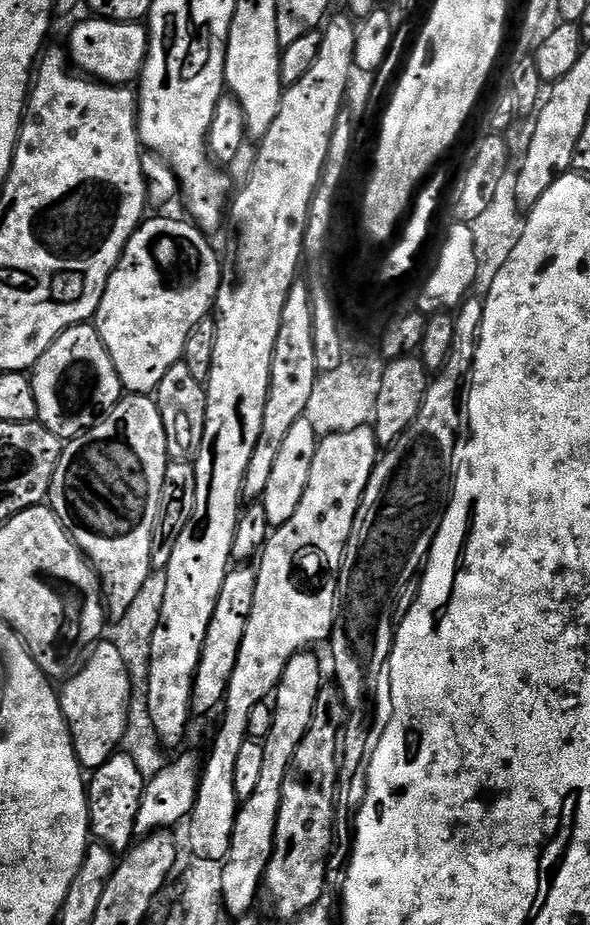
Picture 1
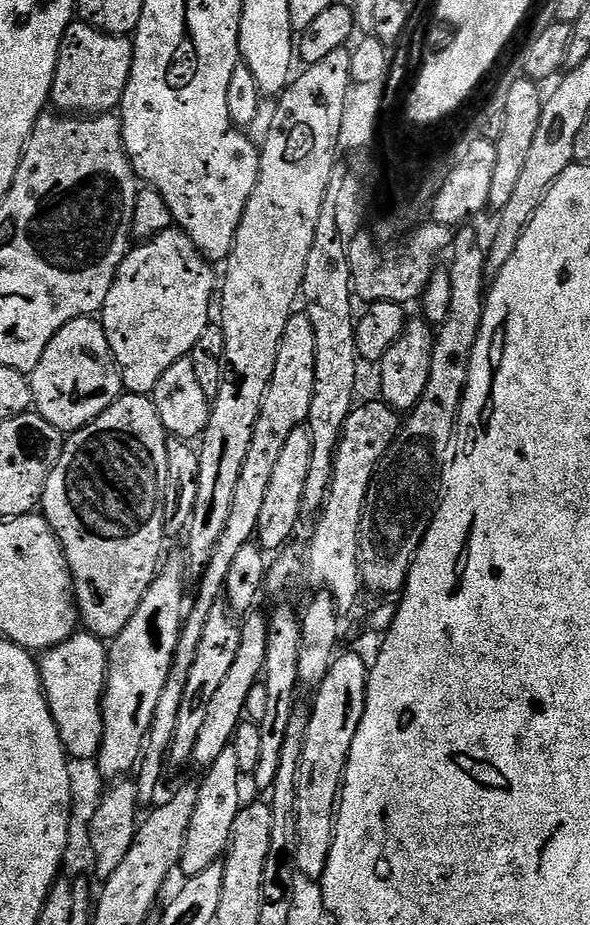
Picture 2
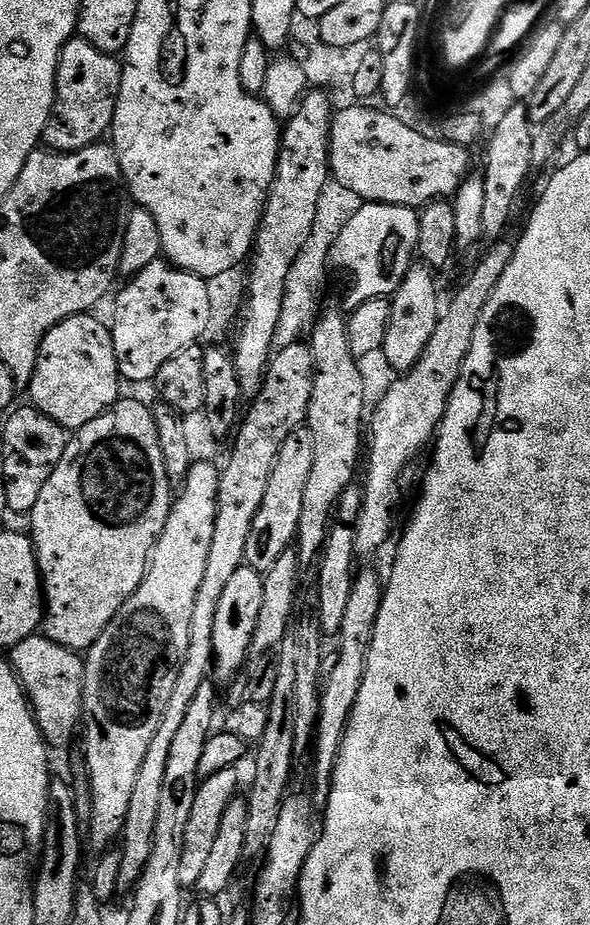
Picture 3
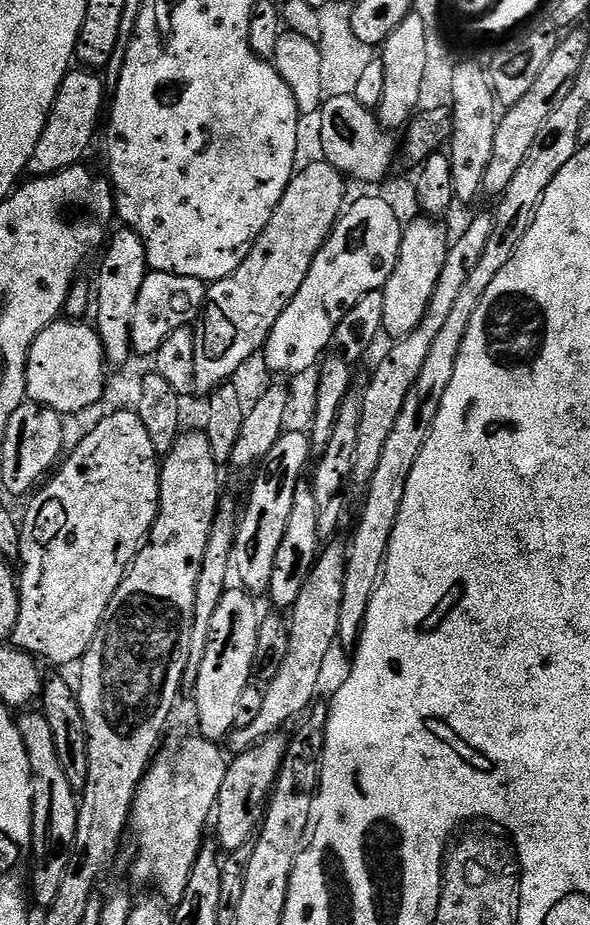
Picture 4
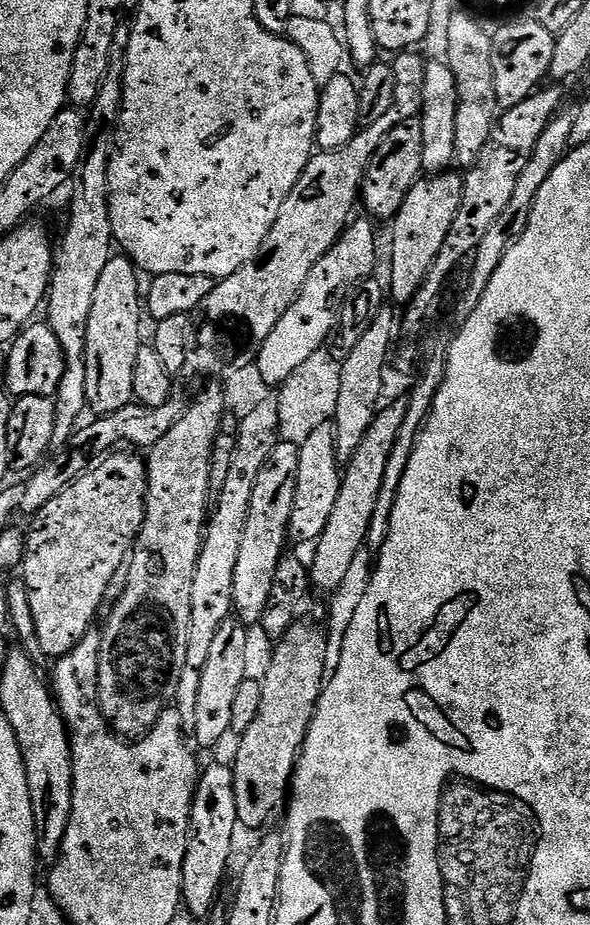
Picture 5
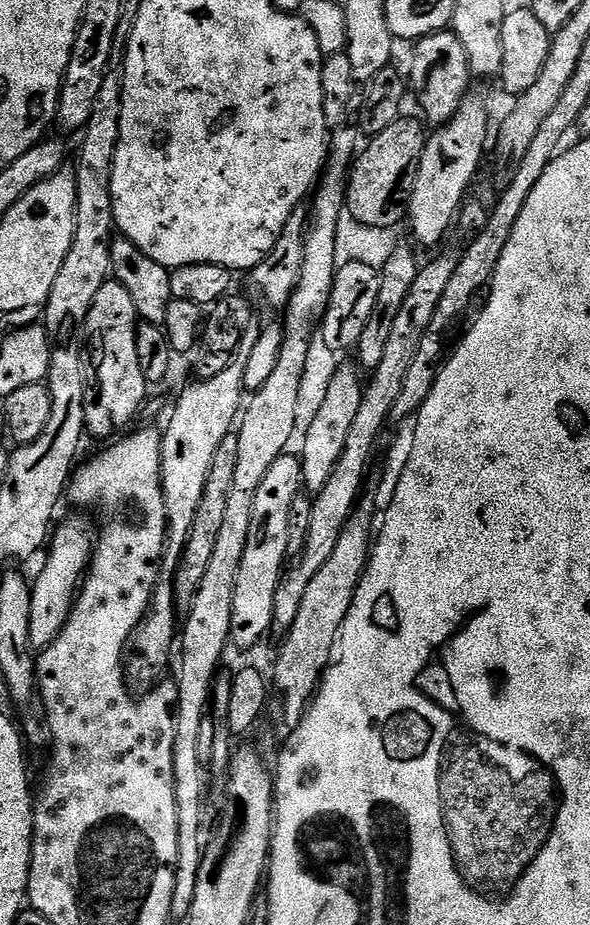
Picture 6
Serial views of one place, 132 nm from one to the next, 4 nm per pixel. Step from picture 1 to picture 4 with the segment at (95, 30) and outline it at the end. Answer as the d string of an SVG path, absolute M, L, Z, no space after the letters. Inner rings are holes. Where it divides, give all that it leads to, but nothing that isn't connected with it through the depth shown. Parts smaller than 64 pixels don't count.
M80 66L66 74L56 95L56 105L46 122L46 130L42 130L42 138L38 138L38 146L34 146L34 154L28 163L27 171L32 172L33 177L58 174L67 168L77 167L83 161L80 159L87 154L96 136L100 115L106 112L104 88L106 80L99 71Z

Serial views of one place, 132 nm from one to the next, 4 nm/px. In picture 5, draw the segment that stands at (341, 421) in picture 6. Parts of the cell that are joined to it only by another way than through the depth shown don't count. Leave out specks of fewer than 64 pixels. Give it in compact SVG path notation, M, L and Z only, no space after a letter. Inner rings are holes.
M329 422L314 430L304 444L299 445L298 486L294 494L294 510L290 510L289 533L300 540L315 542L326 530L334 502L338 502L338 490L342 465L336 457L336 425Z

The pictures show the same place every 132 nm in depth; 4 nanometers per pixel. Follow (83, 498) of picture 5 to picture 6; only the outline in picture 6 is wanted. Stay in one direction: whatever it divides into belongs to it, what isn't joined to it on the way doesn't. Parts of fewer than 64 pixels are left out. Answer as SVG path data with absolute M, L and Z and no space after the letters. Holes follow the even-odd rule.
M68 520L58 528L51 533L44 569L41 570L40 577L34 580L32 589L30 638L31 647L36 650L48 648L50 642L54 642L54 638L58 638L58 634L66 626L68 615L76 603L78 589L88 571L88 562L92 559L94 528L92 532L91 526L84 520Z

